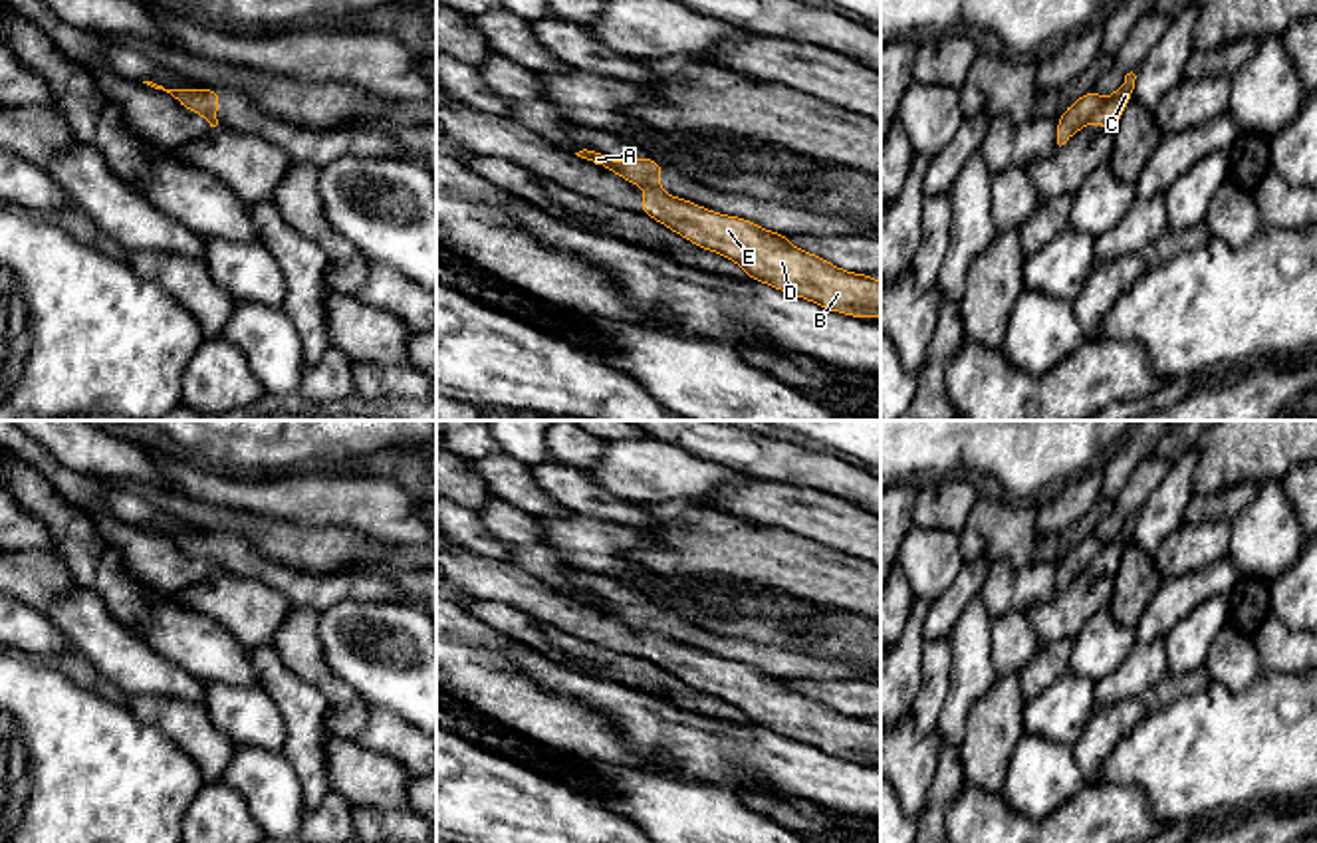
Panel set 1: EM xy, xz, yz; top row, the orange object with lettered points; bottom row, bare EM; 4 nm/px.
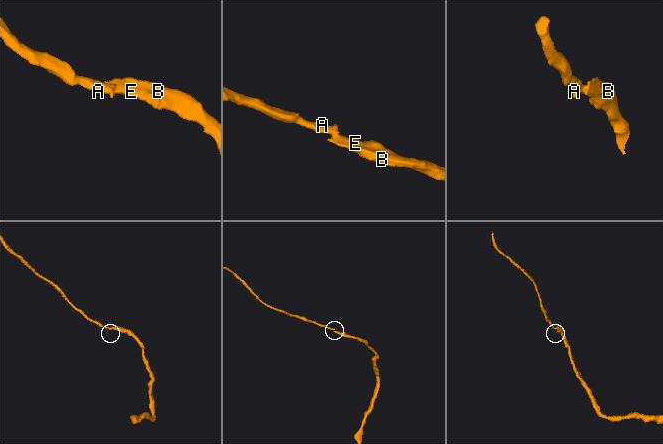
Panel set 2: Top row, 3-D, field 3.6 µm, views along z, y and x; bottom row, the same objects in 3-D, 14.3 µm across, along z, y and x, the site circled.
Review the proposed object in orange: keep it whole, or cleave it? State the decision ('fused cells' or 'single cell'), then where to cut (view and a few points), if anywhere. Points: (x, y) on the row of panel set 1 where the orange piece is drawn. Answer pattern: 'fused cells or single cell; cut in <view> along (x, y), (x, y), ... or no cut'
fused cells; cut in yz along (1103, 100), (1091, 118)

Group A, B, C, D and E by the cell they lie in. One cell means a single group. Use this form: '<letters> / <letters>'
A / B C D E

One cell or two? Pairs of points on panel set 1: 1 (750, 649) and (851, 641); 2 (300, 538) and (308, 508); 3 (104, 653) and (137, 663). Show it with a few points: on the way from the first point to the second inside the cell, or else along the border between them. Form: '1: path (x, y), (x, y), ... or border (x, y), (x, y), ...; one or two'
1: border (738, 637), (806, 649), (830, 659); two
2: border (258, 514), (308, 526), (350, 528); two
3: path (112, 653), (121, 655), (129, 663); one

